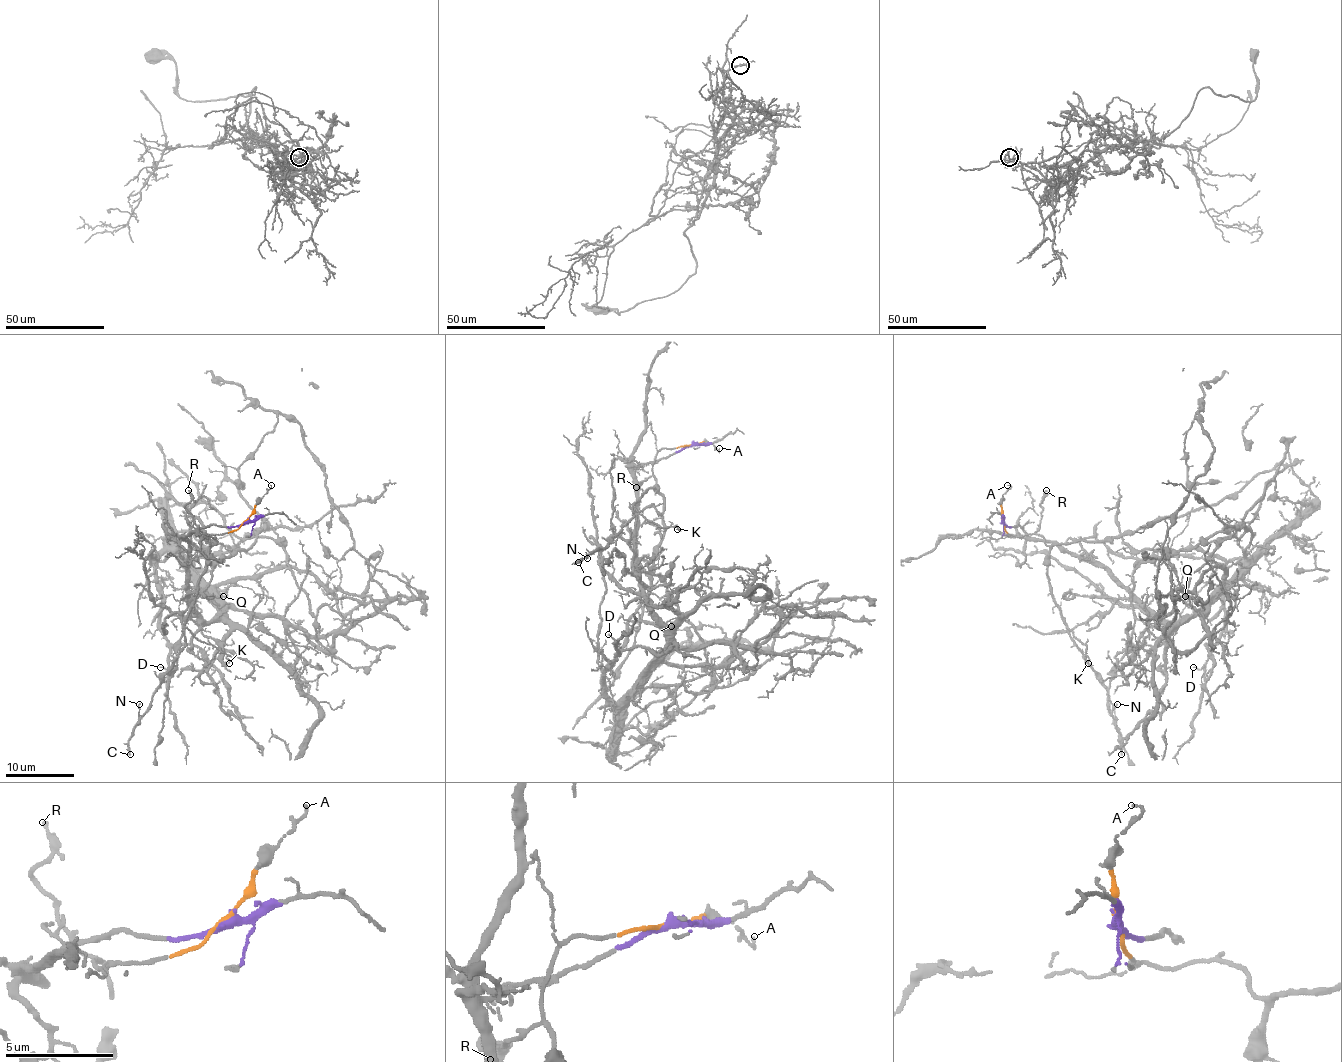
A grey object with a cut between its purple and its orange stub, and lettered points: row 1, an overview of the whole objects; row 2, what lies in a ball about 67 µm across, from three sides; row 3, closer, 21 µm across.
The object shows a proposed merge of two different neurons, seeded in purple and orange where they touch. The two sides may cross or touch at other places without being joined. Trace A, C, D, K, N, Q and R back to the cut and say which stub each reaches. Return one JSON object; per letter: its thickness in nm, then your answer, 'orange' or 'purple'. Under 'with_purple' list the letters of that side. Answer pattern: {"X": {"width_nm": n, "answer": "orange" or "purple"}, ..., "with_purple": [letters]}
{"A": {"width_nm": 110, "answer": "orange"}, "C": {"width_nm": 200, "answer": "orange"}, "D": {"width_nm": 130, "answer": "purple"}, "K": {"width_nm": 140, "answer": "orange"}, "N": {"width_nm": 110, "answer": "orange"}, "Q": {"width_nm": 90, "answer": "purple"}, "R": {"width_nm": 140, "answer": "orange"}, "with_purple": ["D", "Q"]}

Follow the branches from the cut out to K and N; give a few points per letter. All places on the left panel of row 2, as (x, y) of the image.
K: (244, 521), (235, 530), (205, 533), (206, 571), (186, 619), (186, 628), (220, 648), (232, 659), (229, 662)
N: (244, 521), (235, 530), (205, 533), (210, 545), (206, 571), (186, 619), (184, 645), (141, 715), (139, 703)

